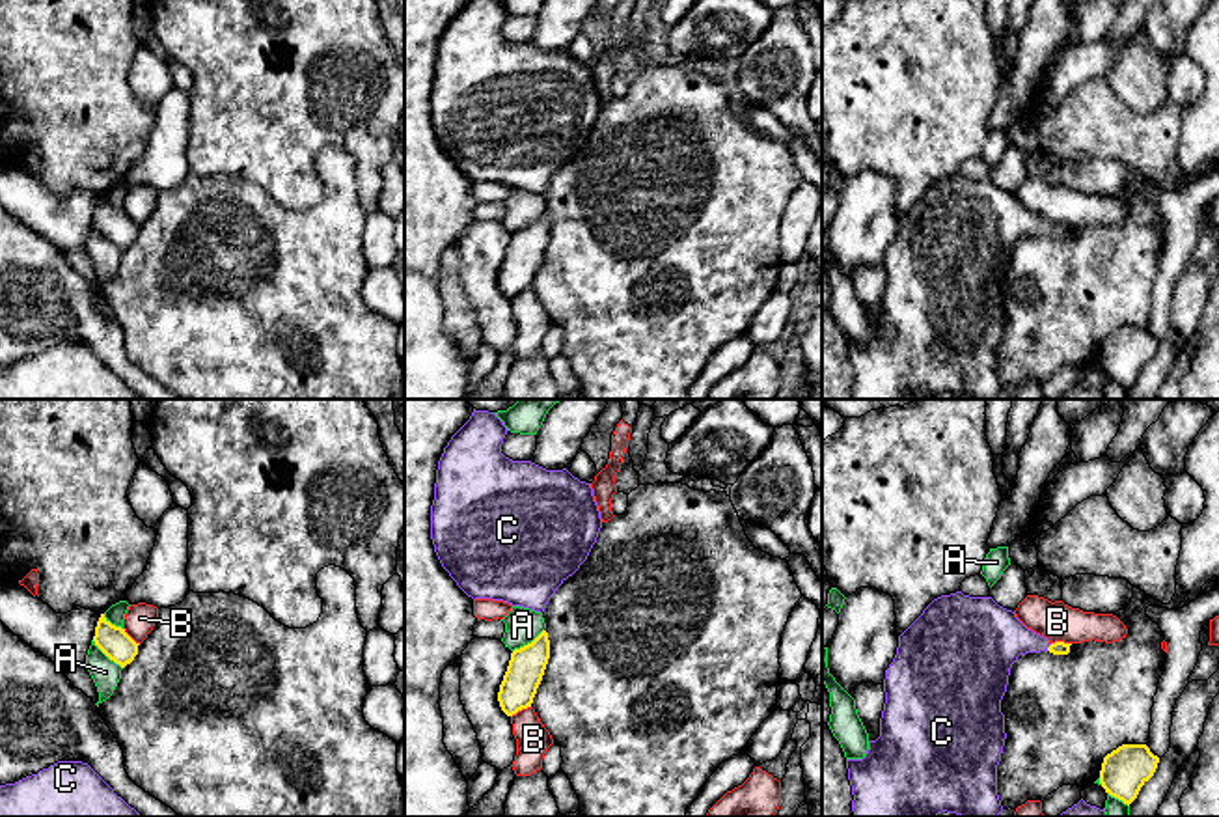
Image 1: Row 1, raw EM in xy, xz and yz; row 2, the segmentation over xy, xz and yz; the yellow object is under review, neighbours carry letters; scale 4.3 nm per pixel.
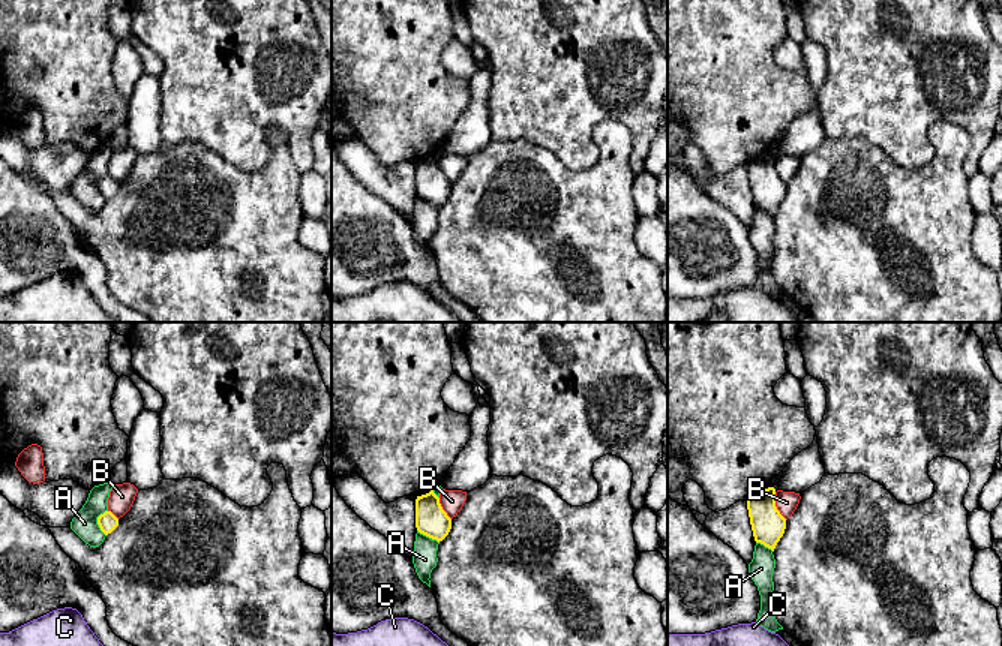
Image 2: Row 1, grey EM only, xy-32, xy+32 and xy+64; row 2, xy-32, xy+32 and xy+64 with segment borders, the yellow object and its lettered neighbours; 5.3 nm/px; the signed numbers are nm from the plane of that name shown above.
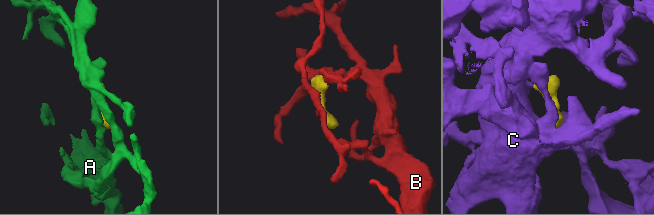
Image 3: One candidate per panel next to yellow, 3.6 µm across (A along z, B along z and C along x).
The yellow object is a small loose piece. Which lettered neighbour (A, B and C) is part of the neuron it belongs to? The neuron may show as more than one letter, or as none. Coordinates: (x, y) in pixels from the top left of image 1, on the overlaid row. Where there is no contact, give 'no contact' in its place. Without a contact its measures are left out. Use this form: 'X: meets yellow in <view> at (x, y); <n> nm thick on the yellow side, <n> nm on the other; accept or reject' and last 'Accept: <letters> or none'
A: meets yellow in xy at (107, 655); 140 nm thick on the yellow side, 120 nm on the other; reject
B: meets yellow in xz at (520, 709); 160 nm thick on the yellow side, 150 nm on the other; reject
C: meets yellow in yz at (1048, 648); 60 nm thick on the yellow side, 280 nm on the other; accept
Accept: C

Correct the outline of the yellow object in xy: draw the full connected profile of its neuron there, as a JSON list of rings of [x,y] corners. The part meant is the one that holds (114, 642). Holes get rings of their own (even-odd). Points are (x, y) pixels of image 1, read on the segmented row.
[[[101,614],[95,636],[95,645],[116,664],[125,668],[138,655],[138,645],[121,627],[112,625],[104,614]]]

